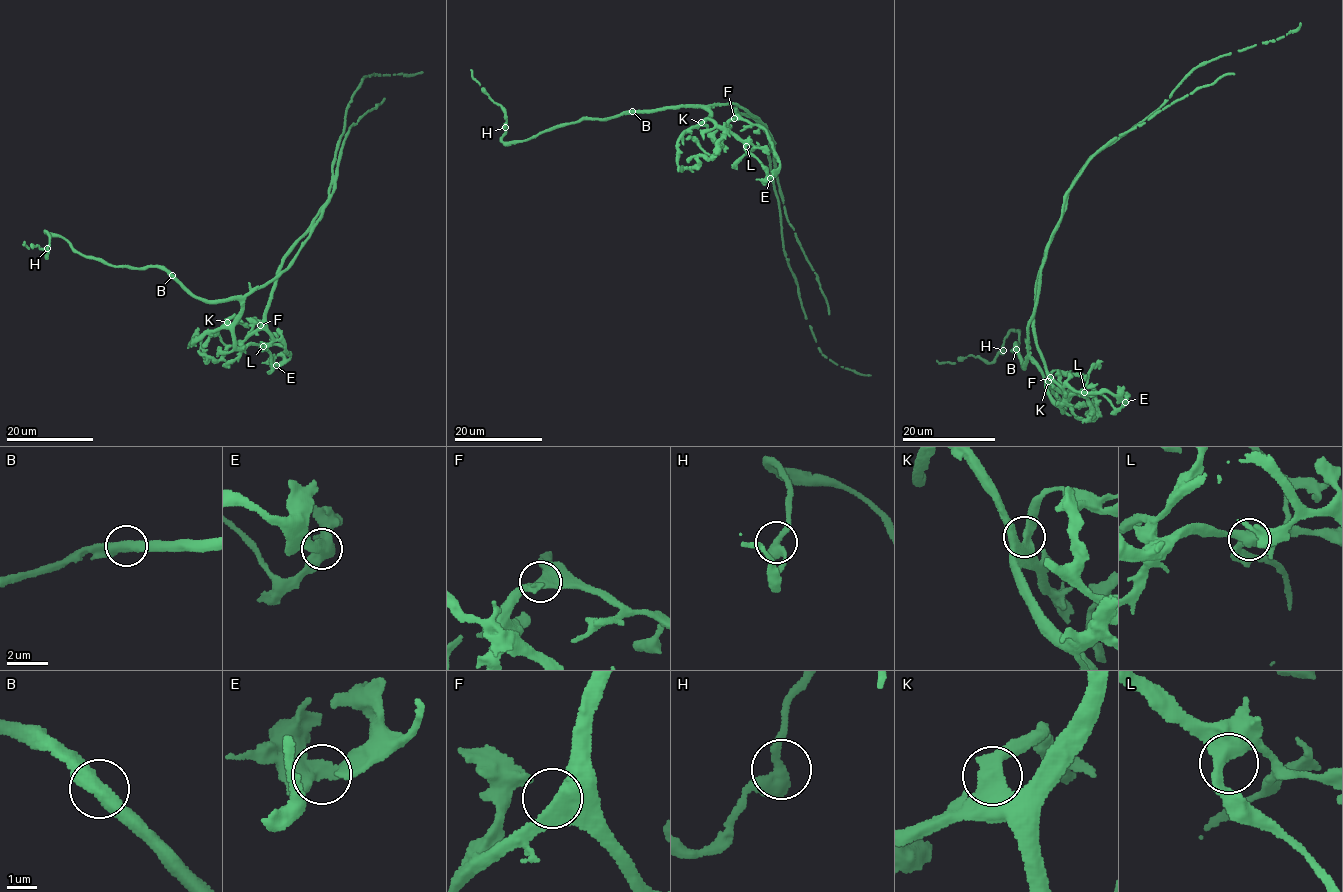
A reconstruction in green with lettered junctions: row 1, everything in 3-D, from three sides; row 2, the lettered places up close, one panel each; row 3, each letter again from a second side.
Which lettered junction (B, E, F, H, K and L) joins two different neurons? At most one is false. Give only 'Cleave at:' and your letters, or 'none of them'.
Cleave at: E

